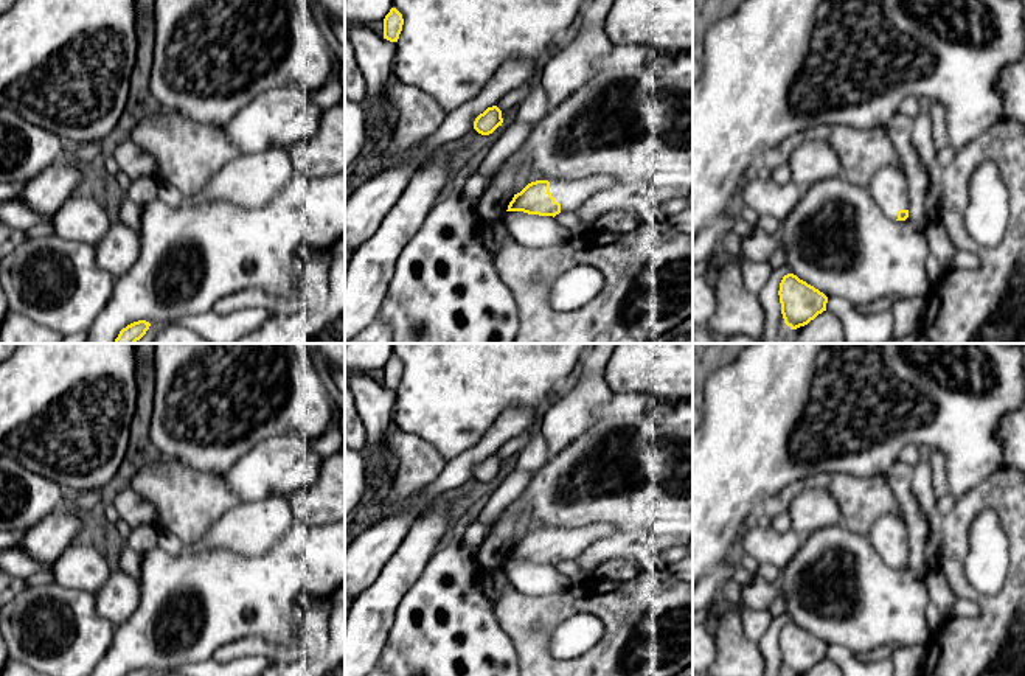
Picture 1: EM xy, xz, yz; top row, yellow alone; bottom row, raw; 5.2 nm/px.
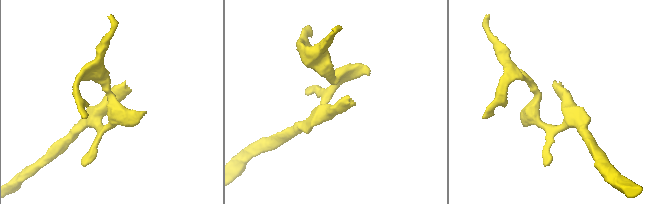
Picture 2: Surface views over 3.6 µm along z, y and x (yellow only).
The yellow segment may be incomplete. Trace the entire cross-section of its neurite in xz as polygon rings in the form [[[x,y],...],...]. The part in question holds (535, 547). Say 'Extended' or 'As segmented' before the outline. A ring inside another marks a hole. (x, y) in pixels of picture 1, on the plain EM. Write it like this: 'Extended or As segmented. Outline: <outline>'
Extended. Outline: [[[610,524],[536,528],[514,542],[506,559],[554,566],[559,561],[576,559],[590,544],[612,533]]]

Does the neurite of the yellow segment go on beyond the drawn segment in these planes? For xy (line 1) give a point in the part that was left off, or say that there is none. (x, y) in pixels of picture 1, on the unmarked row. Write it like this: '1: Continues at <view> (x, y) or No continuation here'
1: No continuation here

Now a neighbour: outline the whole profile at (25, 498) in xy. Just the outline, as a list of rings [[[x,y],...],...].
[[[0,455],[0,531],[26,531],[68,494],[12,458]]]

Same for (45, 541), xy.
[[[68,500],[23,533],[20,550],[36,563],[53,564],[79,539],[92,536],[92,517],[76,513]]]

